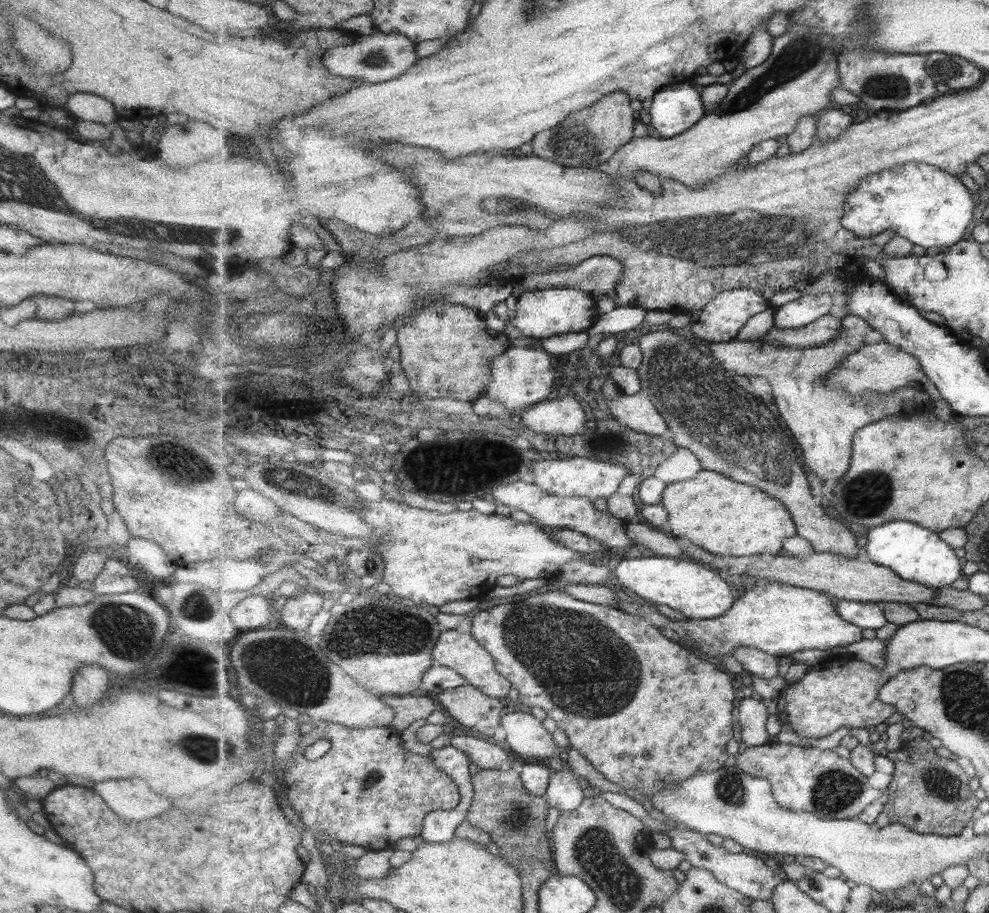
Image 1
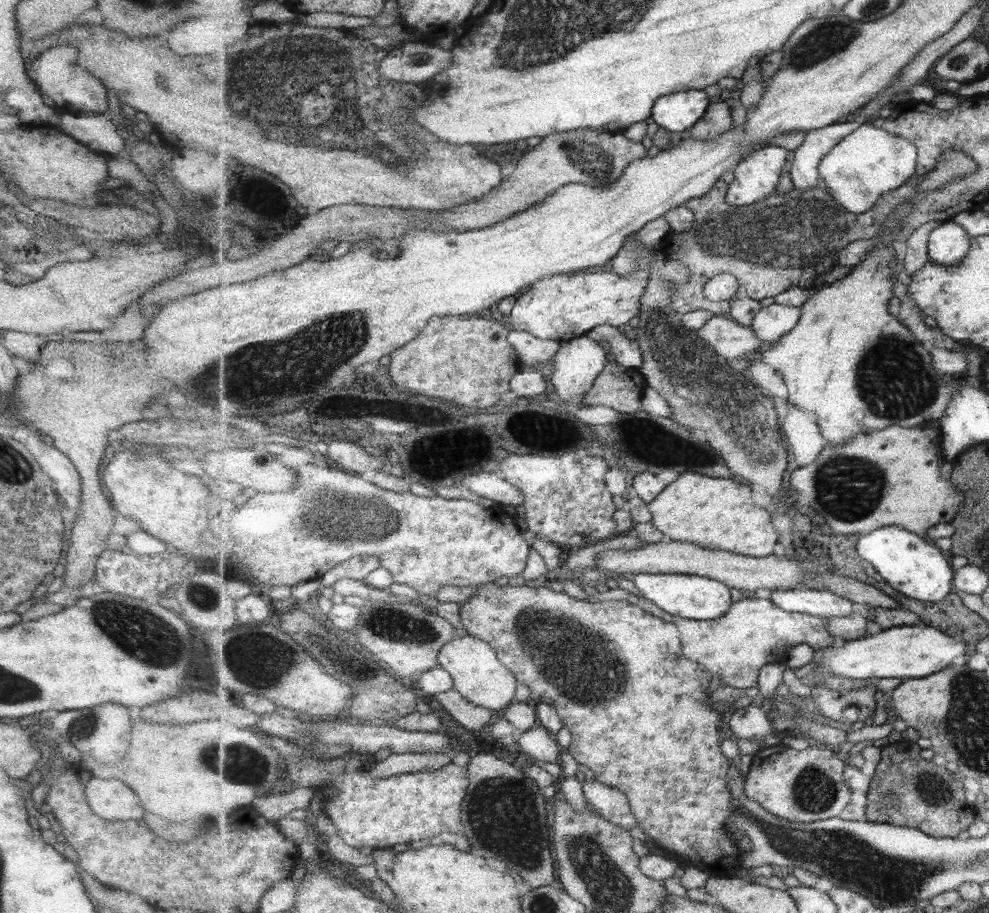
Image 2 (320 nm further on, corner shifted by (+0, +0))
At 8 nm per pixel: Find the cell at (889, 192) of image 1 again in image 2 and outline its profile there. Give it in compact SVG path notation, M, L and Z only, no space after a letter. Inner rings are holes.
M954 220L933 229L928 240L929 261L945 266L960 265L972 247L969 232Z

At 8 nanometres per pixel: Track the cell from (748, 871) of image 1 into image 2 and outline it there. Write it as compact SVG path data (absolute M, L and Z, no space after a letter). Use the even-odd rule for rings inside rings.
M593 779L584 782L584 793L593 810L623 829L639 828L629 797L617 788Z

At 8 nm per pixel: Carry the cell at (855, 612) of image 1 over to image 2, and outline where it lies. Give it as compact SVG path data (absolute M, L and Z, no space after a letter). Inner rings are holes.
M775 589L770 599L787 612L800 612L820 617L849 616L859 611L857 604L845 597L822 589Z

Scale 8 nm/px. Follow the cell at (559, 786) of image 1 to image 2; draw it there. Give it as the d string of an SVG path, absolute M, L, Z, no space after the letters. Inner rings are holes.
M540 725L525 731L518 738L517 748L537 760L559 762L561 747L554 735Z

